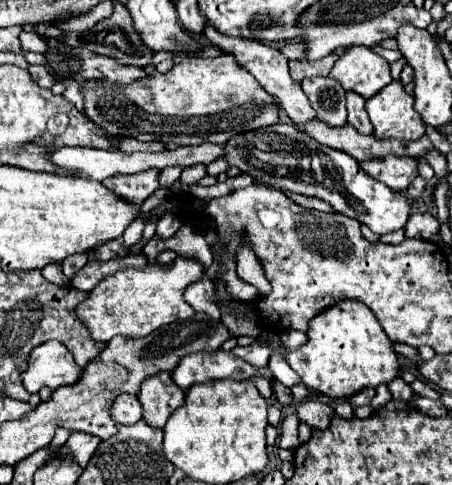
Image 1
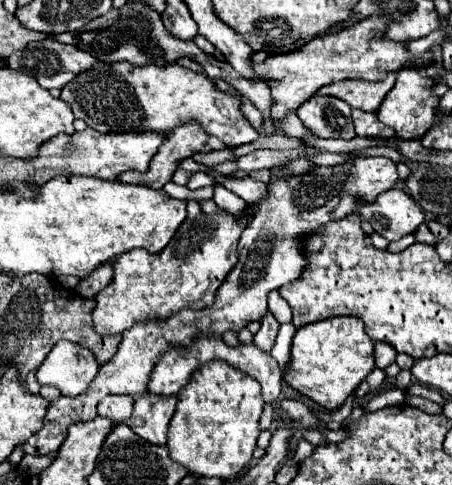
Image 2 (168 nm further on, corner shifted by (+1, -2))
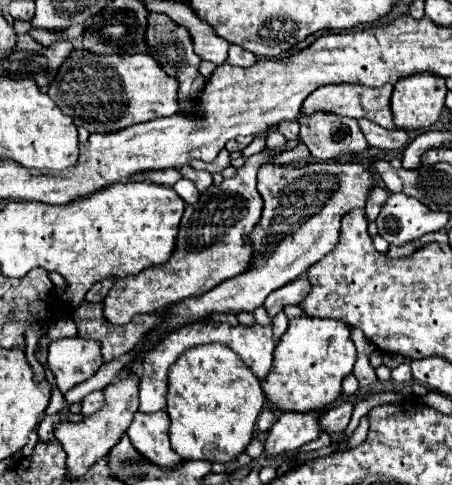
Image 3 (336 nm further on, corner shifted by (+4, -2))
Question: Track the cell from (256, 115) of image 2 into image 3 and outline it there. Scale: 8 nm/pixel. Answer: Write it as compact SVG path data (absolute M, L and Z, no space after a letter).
M272 132L268 138L266 138L266 148L272 148L272 150L278 150L282 152L284 146L286 146L286 136L282 136L282 132Z

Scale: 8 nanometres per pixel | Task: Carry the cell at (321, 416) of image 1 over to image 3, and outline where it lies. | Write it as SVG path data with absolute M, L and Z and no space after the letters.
M408 362L398 364L392 370L392 380L396 380L396 382L408 382L408 380L412 380L412 376L410 376L410 364Z

